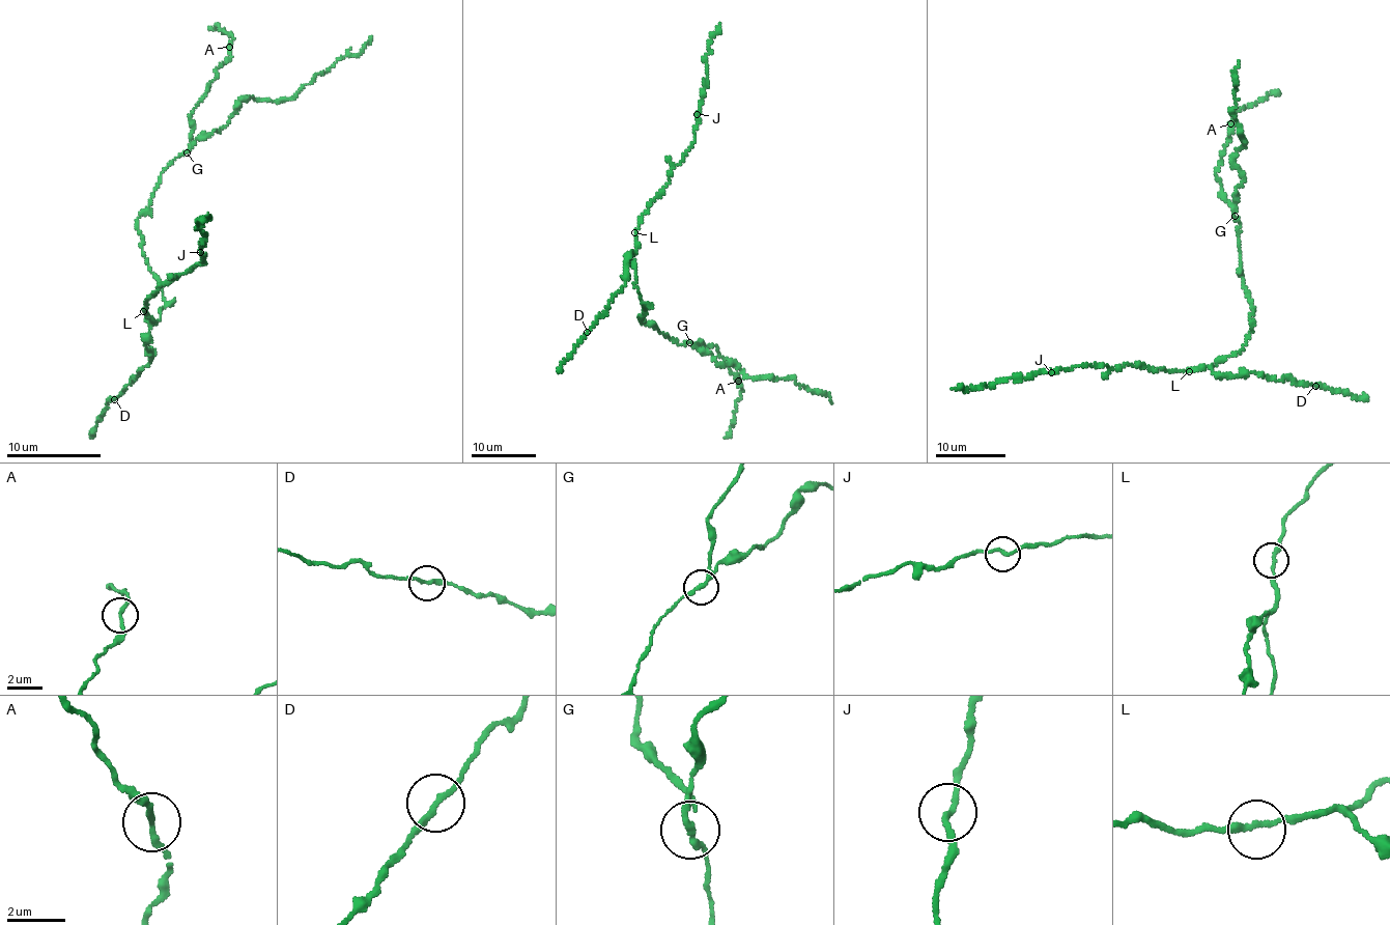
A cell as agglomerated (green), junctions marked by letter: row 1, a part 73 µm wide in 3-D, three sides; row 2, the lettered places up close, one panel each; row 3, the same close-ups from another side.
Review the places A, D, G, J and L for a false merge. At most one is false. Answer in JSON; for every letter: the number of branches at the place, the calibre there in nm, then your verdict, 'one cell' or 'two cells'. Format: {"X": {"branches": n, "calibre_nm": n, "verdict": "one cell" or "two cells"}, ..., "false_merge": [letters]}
{"A": {"branches": 2, "calibre_nm": 190, "verdict": "one cell"}, "D": {"branches": 2, "calibre_nm": 200, "verdict": "one cell"}, "G": {"branches": 2, "calibre_nm": 200, "verdict": "two cells"}, "J": {"branches": 2, "calibre_nm": 190, "verdict": "one cell"}, "L": {"branches": 2, "calibre_nm": 200, "verdict": "one cell"}, "false_merge": ["G"]}

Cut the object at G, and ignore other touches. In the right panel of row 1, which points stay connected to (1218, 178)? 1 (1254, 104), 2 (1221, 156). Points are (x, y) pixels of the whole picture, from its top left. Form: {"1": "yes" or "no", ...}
{"1": "yes", "2": "yes"}

